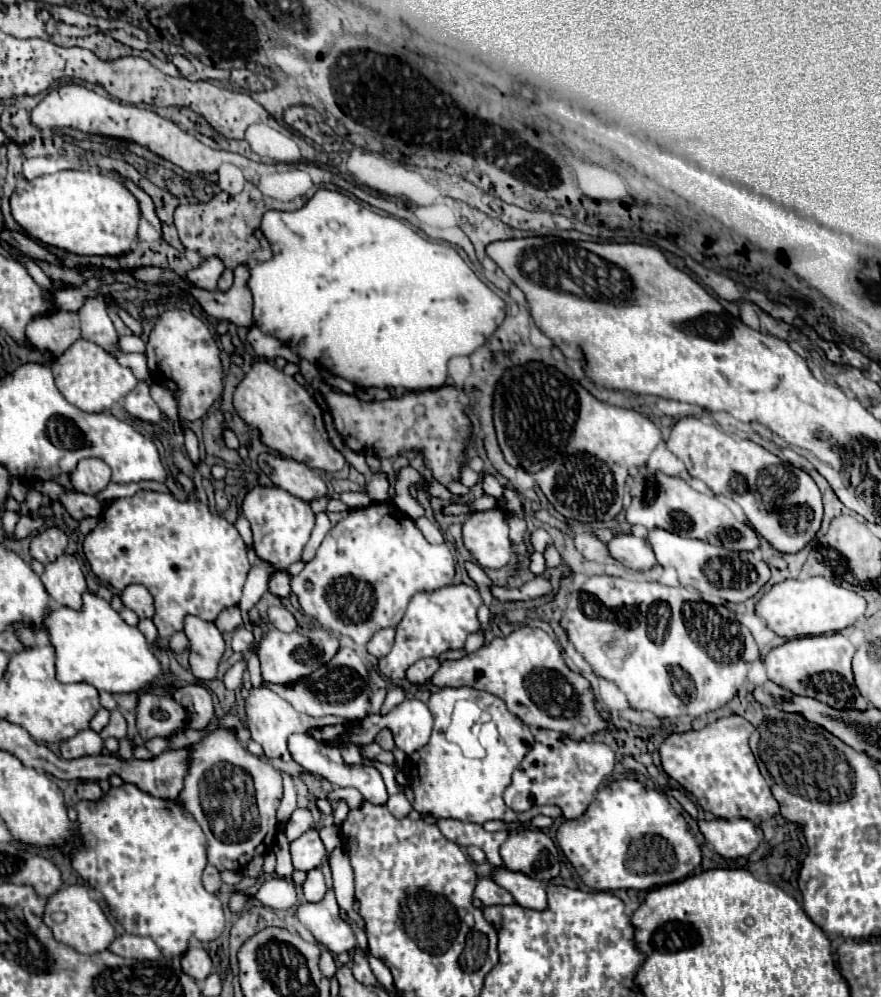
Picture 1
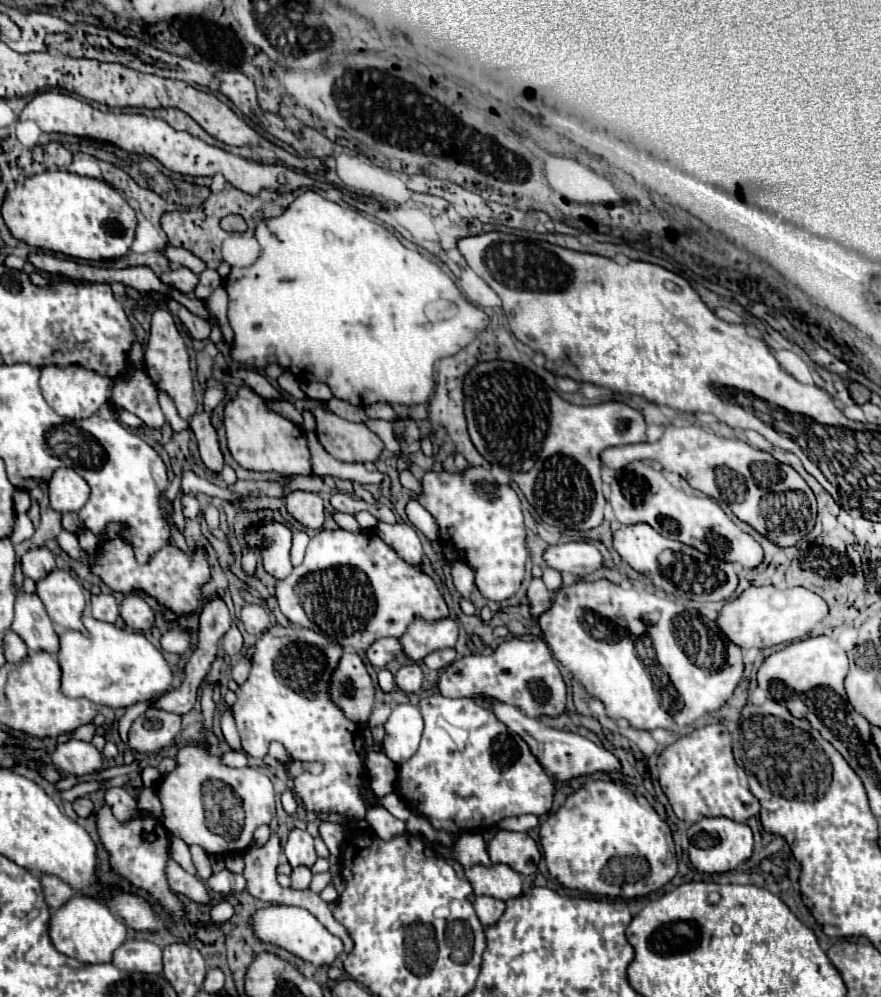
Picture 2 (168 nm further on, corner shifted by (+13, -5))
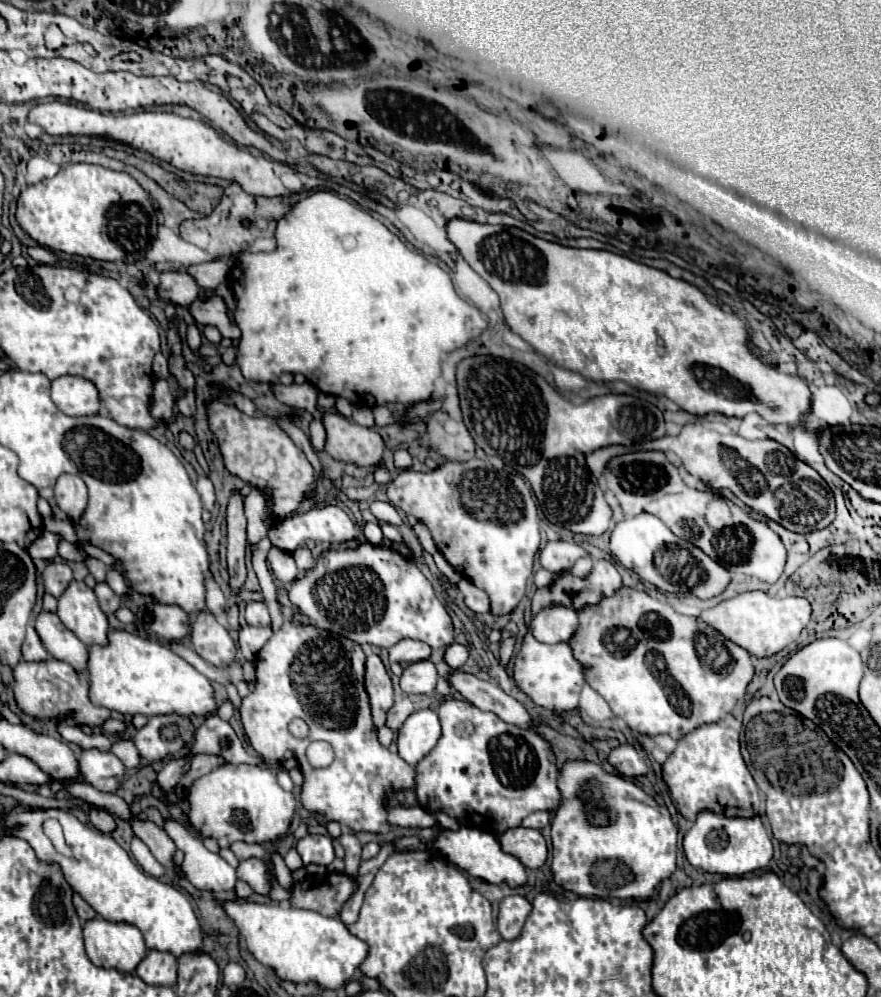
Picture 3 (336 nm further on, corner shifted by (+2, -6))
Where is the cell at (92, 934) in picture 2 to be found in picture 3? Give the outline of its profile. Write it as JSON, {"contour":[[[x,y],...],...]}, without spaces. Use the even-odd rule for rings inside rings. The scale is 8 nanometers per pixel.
{"contour":[[[95,918],[83,924],[85,950],[89,960],[101,968],[115,968],[119,972],[135,972],[137,964],[147,956],[147,946],[143,934],[131,924],[113,924],[103,918]]]}

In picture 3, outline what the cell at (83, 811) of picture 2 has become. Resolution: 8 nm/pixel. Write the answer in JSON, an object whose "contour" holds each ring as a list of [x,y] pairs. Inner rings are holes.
{"contour":[[[91,808],[89,818],[91,818],[91,824],[93,824],[99,832],[103,832],[103,834],[111,834],[111,832],[117,828],[115,818],[113,818],[109,812],[105,812],[105,810]]]}

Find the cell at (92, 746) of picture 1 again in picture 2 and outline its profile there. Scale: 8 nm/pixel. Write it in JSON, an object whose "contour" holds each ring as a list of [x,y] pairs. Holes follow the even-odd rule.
{"contour":[[[68,739],[66,743],[58,743],[50,755],[50,761],[68,775],[94,773],[102,767],[102,757],[98,749],[92,743],[78,739]]]}

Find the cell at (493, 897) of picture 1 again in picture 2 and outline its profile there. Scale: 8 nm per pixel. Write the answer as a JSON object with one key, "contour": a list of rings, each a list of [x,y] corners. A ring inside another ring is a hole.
{"contour":[[[476,897],[474,909],[476,909],[476,915],[482,921],[482,925],[488,927],[488,925],[498,921],[498,917],[506,909],[506,903],[500,899],[494,899],[494,897]]]}

